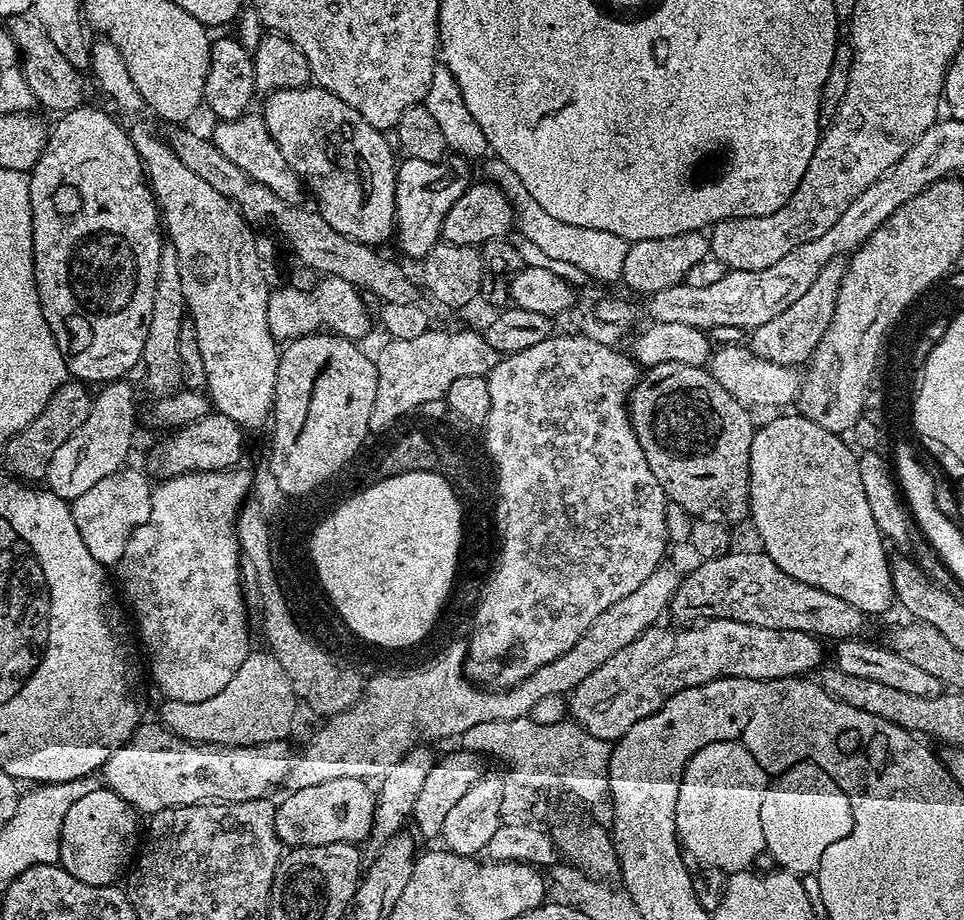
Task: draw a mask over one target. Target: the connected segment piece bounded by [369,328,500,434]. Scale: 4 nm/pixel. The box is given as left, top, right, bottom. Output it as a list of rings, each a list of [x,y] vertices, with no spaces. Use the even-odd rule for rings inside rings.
[[[429,328],[426,334],[414,339],[387,339],[386,344],[375,353],[374,359],[378,370],[378,387],[374,398],[374,407],[370,412],[369,431],[374,434],[390,427],[396,420],[408,412],[417,411],[426,402],[441,400],[457,379],[465,376],[485,377],[497,365],[499,355],[484,341],[481,333],[472,330],[454,330],[446,332]]]

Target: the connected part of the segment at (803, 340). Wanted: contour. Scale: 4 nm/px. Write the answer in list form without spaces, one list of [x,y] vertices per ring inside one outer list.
[[[843,259],[832,260],[818,274],[814,286],[793,302],[778,318],[770,318],[770,322],[762,322],[762,326],[751,329],[750,347],[752,353],[758,358],[769,360],[775,364],[787,364],[789,366],[804,366],[812,359],[812,352],[818,346],[822,334],[826,334],[826,326],[830,326],[830,318],[834,318],[834,306],[838,302],[838,290],[840,280],[844,276],[846,267]]]

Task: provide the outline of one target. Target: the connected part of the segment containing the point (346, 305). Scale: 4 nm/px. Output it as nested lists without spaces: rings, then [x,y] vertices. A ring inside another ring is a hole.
[[[333,276],[323,277],[310,292],[299,292],[291,286],[280,288],[277,292],[275,289],[268,297],[268,325],[270,334],[278,342],[311,336],[321,329],[360,342],[374,328],[374,322],[366,314],[359,291],[350,282],[342,282],[342,278]]]

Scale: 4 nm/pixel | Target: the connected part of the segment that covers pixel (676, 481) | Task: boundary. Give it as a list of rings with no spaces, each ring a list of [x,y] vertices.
[[[662,363],[660,365],[649,367],[637,380],[635,387],[629,393],[629,416],[635,436],[638,438],[639,445],[642,446],[642,452],[646,457],[647,465],[650,466],[650,472],[654,478],[658,479],[658,484],[662,486],[665,497],[676,505],[682,506],[693,516],[705,515],[709,507],[716,508],[722,512],[730,521],[740,522],[749,517],[749,462],[750,446],[753,445],[753,434],[756,429],[747,405],[744,405],[728,390],[719,385],[718,380],[712,376],[709,369],[701,366],[694,366],[682,363]]]

